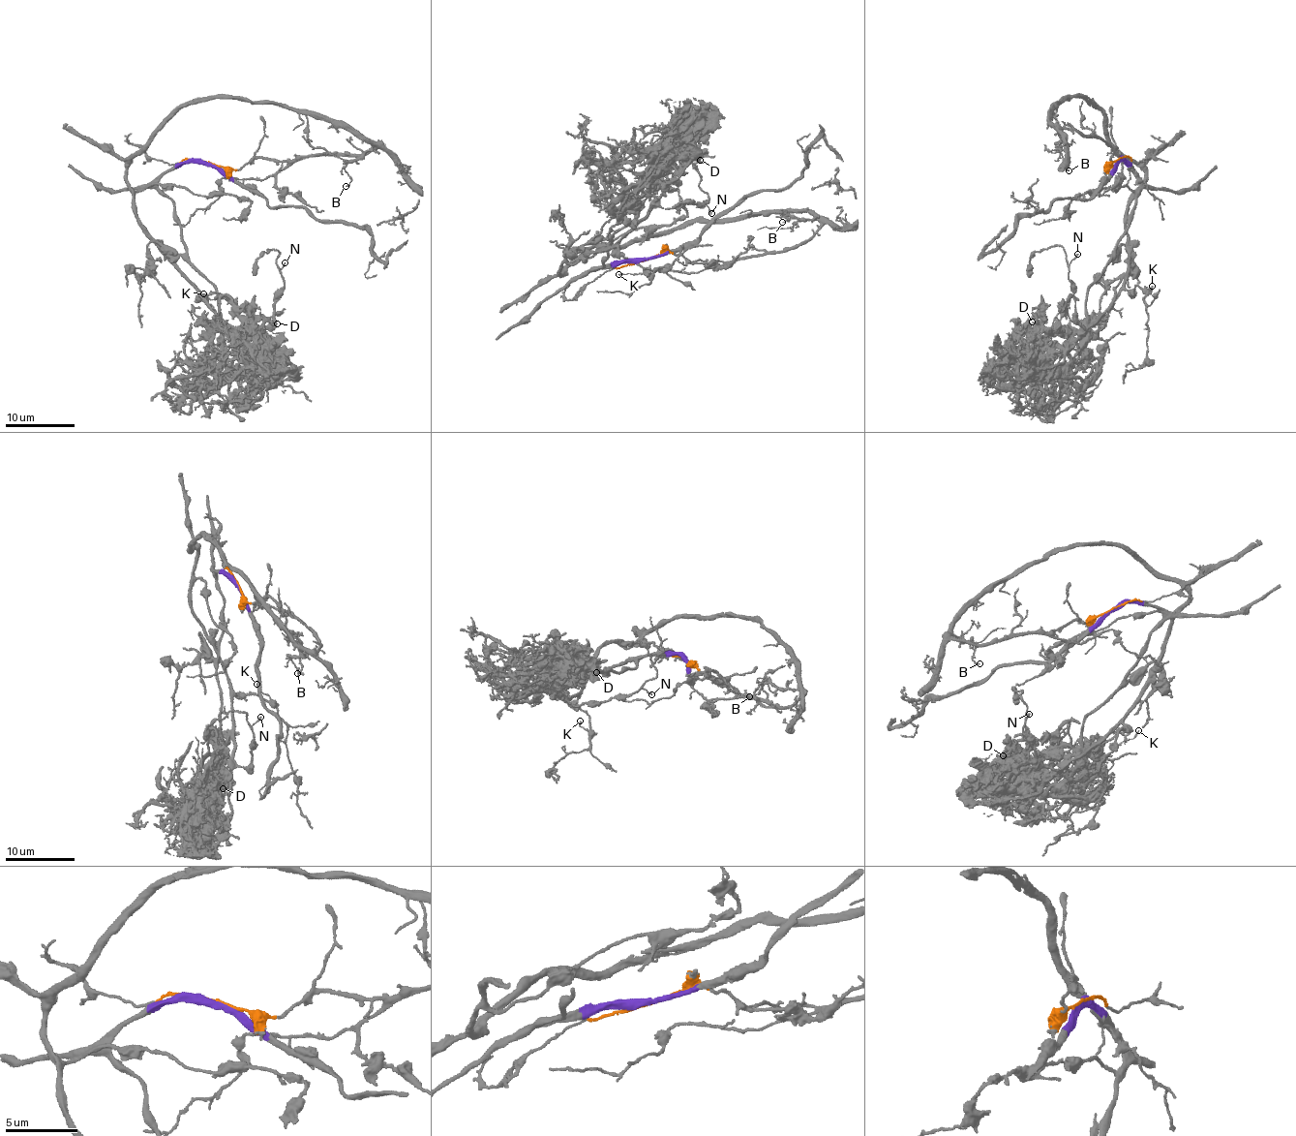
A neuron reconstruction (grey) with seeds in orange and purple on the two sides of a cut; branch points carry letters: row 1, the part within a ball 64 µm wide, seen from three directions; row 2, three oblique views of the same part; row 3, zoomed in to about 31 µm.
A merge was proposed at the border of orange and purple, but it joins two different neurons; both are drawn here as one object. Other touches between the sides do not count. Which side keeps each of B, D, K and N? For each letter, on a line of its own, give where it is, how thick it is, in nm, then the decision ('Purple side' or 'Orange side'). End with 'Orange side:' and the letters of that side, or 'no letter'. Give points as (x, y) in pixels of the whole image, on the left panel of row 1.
B: Place: (346, 186). Thickness 130 nm. Orange side
D: Place: (277, 323). Thickness 150 nm. Purple side
K: Place: (203, 293). Thickness 130 nm. Orange side
N: Place: (285, 262). Thickness 160 nm. Orange side
Orange side: B, K, N

